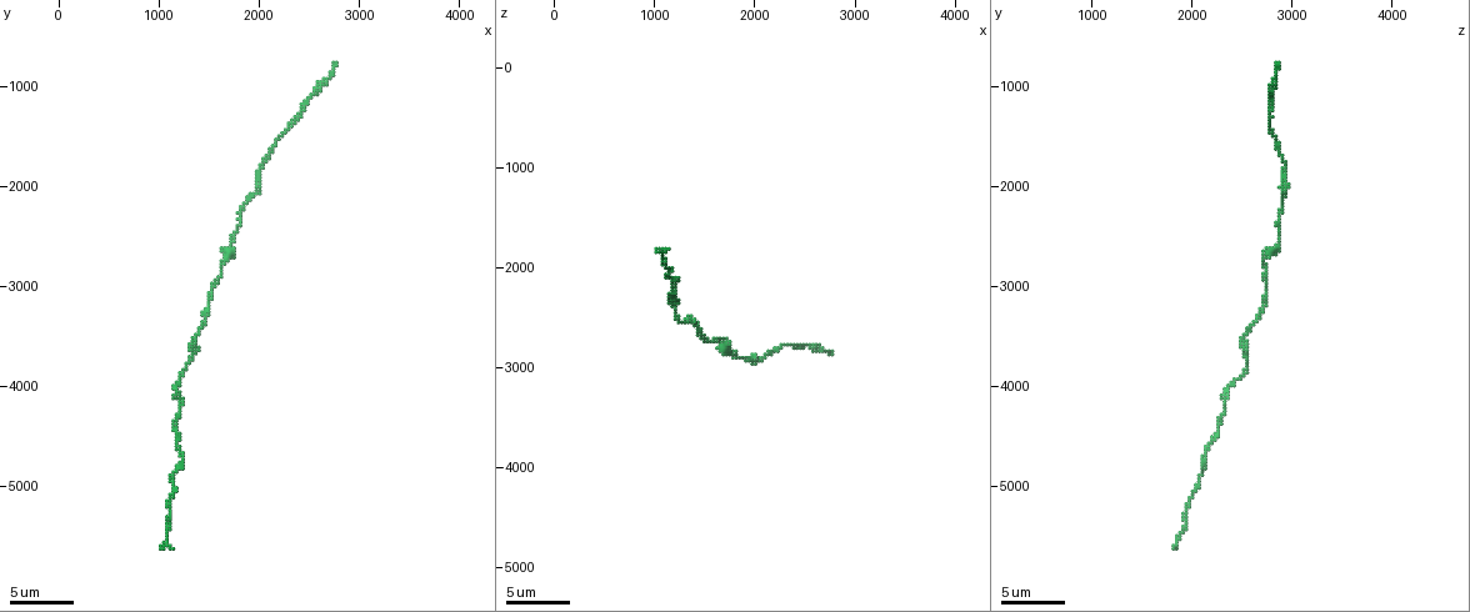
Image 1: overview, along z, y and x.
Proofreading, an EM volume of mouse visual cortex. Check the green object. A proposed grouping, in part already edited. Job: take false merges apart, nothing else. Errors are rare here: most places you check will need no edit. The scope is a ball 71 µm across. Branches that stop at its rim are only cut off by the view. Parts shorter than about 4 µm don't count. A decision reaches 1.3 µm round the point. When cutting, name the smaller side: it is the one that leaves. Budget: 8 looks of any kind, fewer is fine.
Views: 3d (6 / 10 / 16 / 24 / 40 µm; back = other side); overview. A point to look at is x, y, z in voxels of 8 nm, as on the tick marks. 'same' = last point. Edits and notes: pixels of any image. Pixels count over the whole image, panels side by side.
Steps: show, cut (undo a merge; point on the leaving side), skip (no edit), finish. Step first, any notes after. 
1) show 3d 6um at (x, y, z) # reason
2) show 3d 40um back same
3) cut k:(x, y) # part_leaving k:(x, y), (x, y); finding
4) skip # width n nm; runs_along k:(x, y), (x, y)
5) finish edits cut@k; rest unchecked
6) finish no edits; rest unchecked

show 3d 10um at (2000, 1860, 2940)

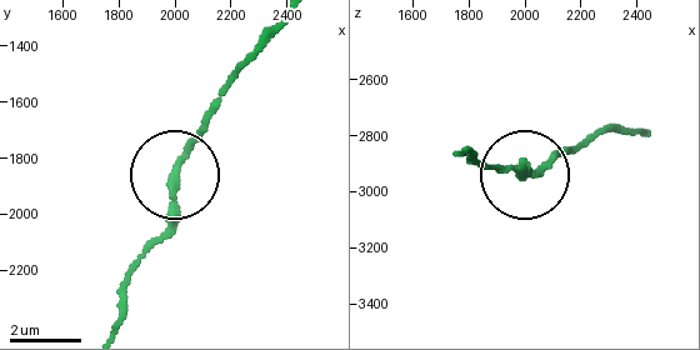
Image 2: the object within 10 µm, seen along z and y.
skip # runs_along 2:(118, 325), (129, 271), (165, 226), (183, 146), (219, 104); continuous, no second neuron

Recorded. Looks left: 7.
show 3d 10um at (1700, 2560, 2880) # thick turns thin

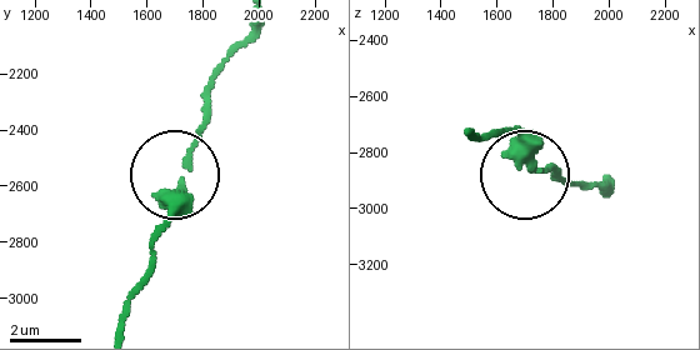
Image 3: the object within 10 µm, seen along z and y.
show 3d 10um back at (1740, 2570, 2860)

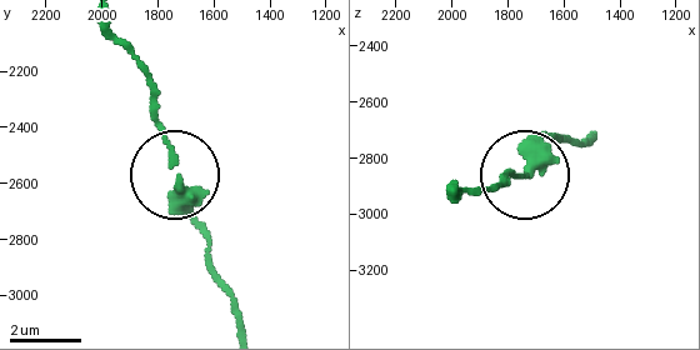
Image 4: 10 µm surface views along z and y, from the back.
skip # continuous, no second neuron

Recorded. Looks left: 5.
show 3d 10um at (1500, 3160, 2740)

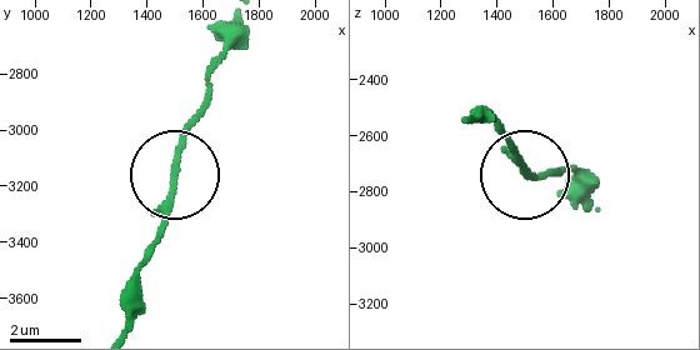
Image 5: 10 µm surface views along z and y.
skip # side_arm 24 um; runs_along 5:(174, 176), (174, 203), (155, 245); continuous, no second neuron

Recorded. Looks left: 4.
show 3d 6um at (1320, 3720, 2540)

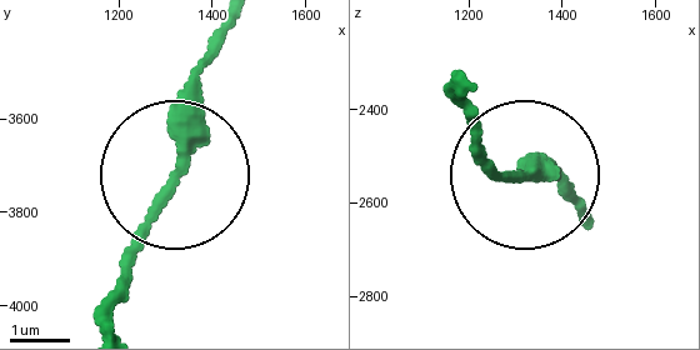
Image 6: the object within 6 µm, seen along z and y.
skip # width 270 nm; runs_along 6:(226, 20), (191, 140), (98, 314); one neuron here

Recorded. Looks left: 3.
finish no edits; rest unchecked

